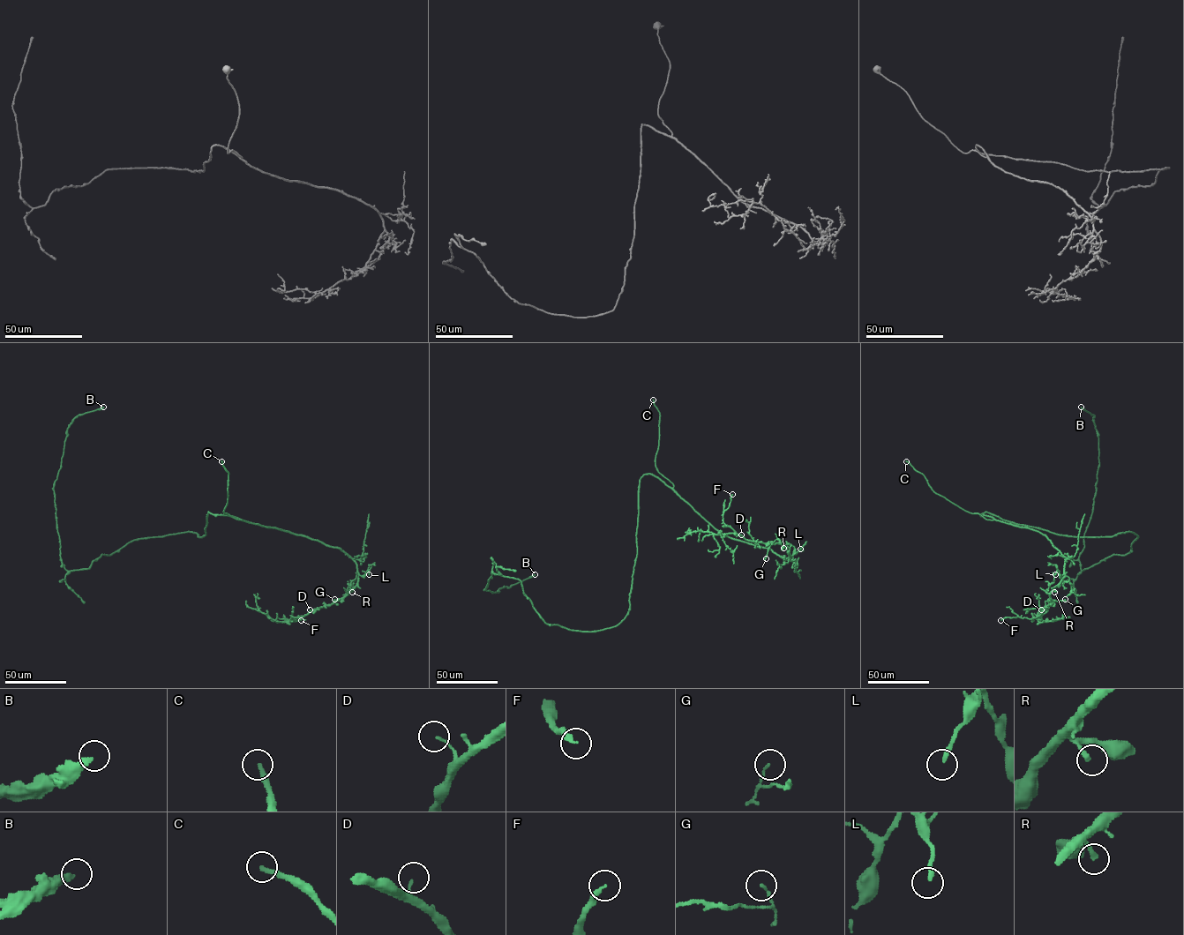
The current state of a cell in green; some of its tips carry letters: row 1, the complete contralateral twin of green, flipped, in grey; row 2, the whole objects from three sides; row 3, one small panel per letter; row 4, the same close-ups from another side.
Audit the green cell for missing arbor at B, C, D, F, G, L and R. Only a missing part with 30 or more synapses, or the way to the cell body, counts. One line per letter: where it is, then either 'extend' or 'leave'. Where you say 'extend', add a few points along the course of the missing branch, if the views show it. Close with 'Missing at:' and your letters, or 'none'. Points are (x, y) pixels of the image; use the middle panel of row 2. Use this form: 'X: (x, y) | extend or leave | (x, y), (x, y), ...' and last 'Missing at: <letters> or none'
B: (535, 574) | leave
C: (653, 400) | extend
D: (741, 534) | leave
F: (732, 494) | leave
G: (766, 558) | leave
L: (800, 549) | leave
R: (783, 548) | leave
Missing at: C

